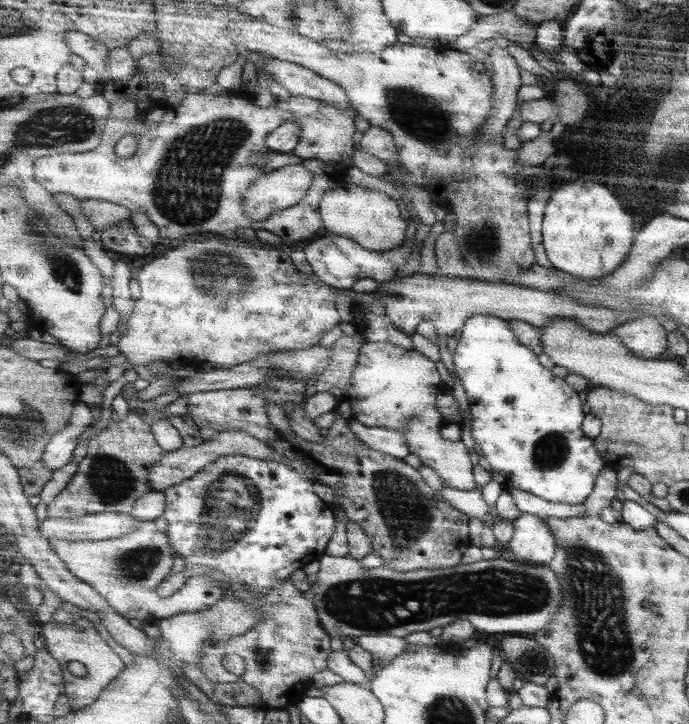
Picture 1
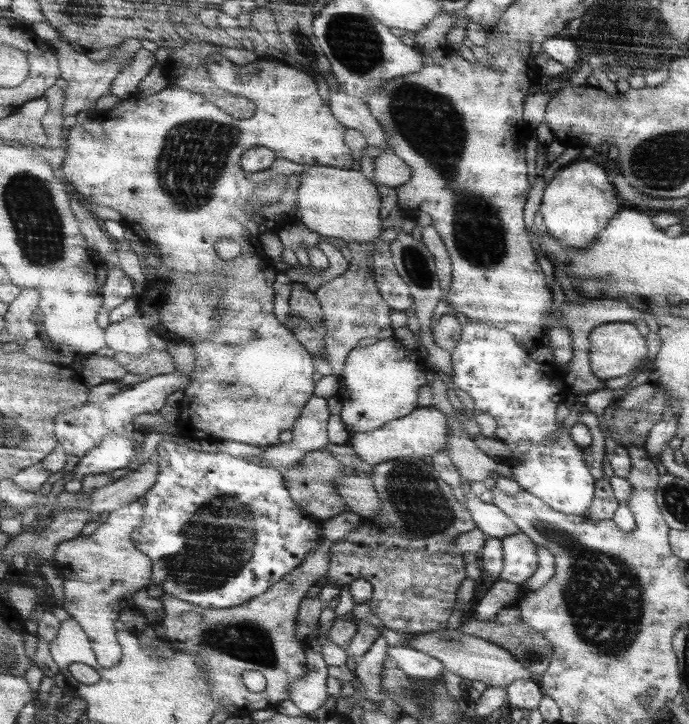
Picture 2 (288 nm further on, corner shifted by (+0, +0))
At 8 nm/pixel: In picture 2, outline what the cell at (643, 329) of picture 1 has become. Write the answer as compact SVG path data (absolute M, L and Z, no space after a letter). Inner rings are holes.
M617 322L617 324L605 324L597 330L593 330L591 336L591 358L593 358L593 374L601 380L621 378L629 372L635 372L639 368L645 368L649 362L649 340L641 334L641 328L637 324L629 322Z

